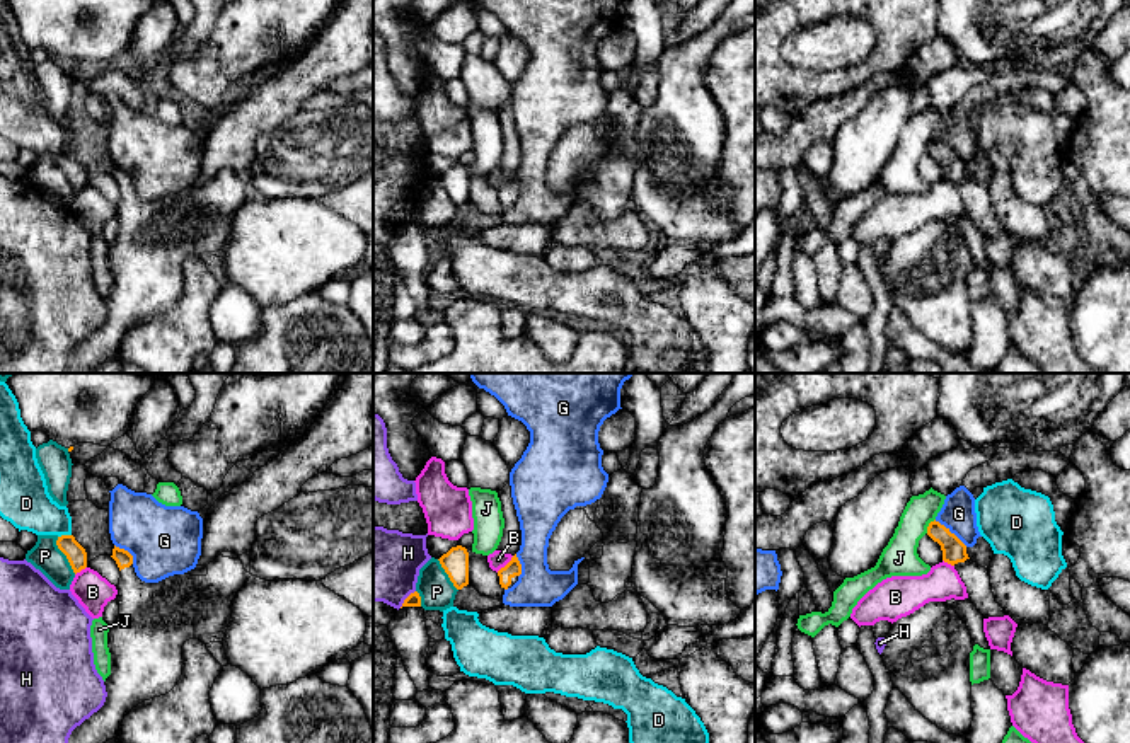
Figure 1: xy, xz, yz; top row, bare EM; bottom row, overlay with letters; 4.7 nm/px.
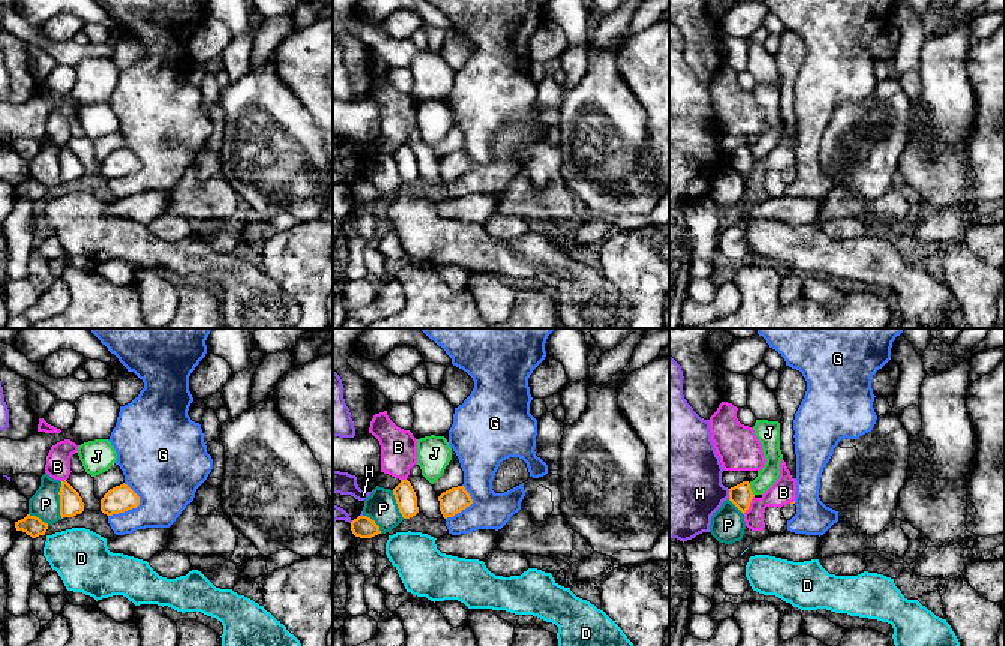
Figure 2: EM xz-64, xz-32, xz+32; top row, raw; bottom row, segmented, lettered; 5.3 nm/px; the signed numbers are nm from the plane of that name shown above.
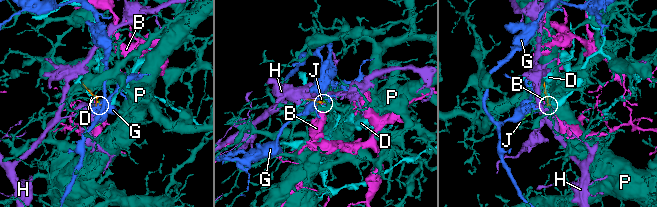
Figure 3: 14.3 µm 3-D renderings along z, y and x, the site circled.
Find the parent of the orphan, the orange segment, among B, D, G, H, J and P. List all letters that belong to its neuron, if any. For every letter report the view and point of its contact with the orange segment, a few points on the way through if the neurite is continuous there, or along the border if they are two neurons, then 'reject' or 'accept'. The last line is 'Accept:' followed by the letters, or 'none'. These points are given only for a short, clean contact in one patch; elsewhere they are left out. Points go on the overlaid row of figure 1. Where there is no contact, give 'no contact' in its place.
B: contact xz (507, 564); reject
D: contact xy (63, 535); reject
G: contact yz (950, 532); border yz (934, 520), (943, 524), (967, 546); reject
H: contact xz (406, 599); reject
J: contact yz (929, 525); reject
P: contact xy (65, 554); reject
Accept: none

